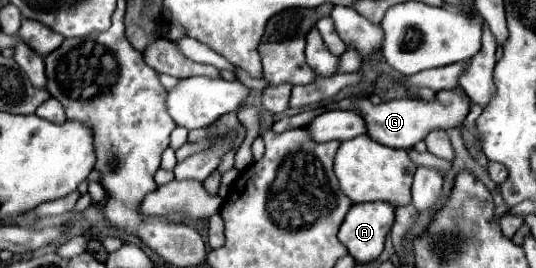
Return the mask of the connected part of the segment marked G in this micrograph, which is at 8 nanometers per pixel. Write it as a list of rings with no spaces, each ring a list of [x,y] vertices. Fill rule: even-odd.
[[[461,88],[455,90],[441,90],[433,102],[425,100],[391,100],[391,102],[381,102],[373,104],[369,98],[343,98],[339,102],[333,102],[327,106],[327,110],[355,110],[367,124],[367,134],[371,140],[385,144],[389,148],[411,148],[419,140],[423,140],[431,130],[447,130],[455,128],[459,122],[465,120],[469,112],[469,98]]]

